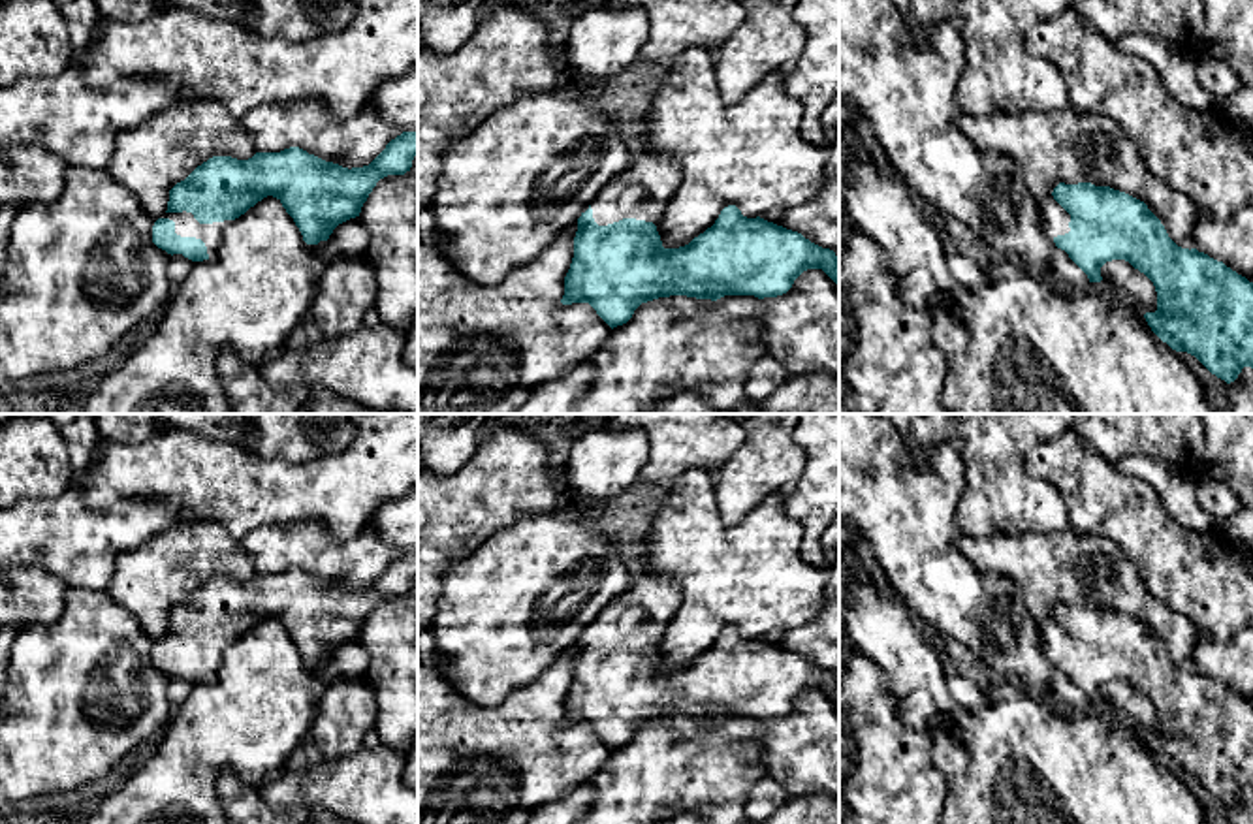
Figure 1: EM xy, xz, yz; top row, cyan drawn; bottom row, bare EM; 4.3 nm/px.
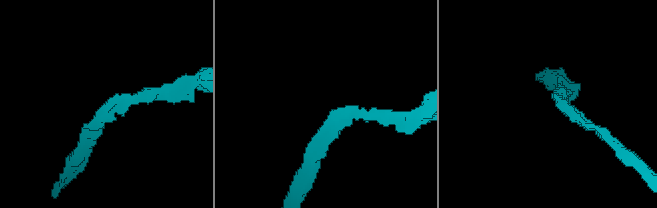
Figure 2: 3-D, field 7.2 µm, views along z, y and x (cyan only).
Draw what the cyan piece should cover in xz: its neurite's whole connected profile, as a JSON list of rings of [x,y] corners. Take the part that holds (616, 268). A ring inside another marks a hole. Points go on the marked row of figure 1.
[[[642,151],[581,213],[574,237],[574,258],[564,277],[563,305],[589,303],[613,329],[626,324],[634,310],[647,301],[670,295],[687,295],[717,301],[724,295],[754,295],[758,299],[786,293],[794,280],[807,269],[822,269],[839,286],[839,258],[801,233],[768,222],[760,216],[747,218],[736,205],[721,211],[711,228],[679,248],[664,248],[657,226],[658,218],[681,182],[681,167],[664,154]]]

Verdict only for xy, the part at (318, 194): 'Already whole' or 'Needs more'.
Needs more

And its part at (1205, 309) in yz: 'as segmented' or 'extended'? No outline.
extended

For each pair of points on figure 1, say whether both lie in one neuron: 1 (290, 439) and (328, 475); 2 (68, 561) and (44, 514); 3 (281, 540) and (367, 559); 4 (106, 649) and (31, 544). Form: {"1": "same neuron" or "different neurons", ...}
{"1": "different neurons", "2": "same neuron", "3": "same neuron", "4": "different neurons"}

